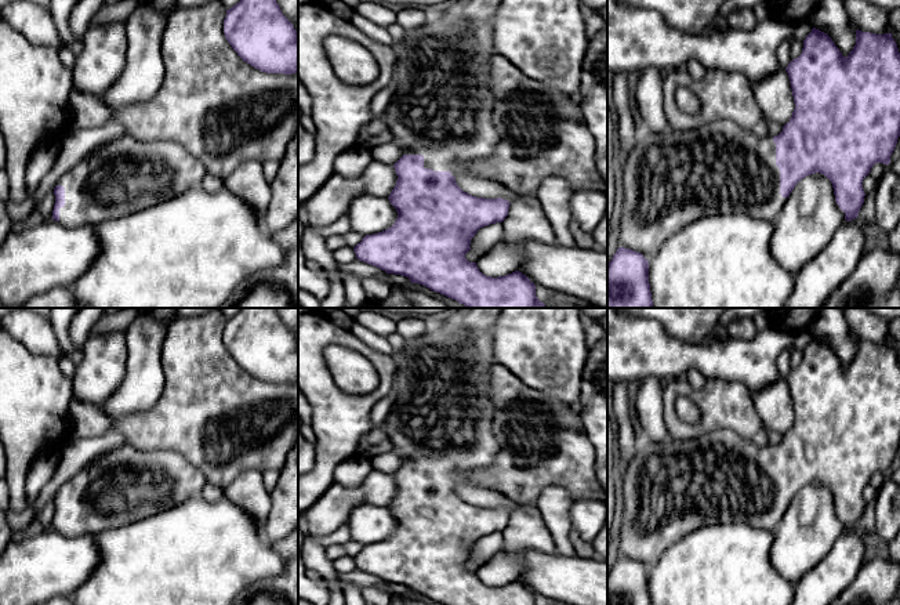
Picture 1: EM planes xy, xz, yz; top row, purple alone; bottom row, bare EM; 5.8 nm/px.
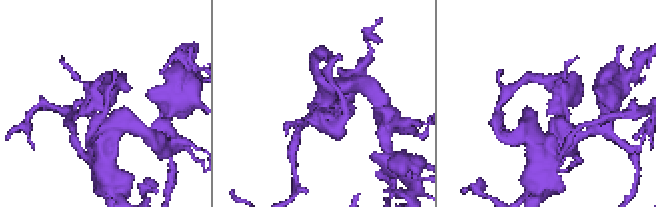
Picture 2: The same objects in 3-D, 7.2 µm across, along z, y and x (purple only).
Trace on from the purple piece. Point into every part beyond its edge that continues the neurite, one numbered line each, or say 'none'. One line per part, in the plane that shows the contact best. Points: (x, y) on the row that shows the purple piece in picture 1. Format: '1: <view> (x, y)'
1: yz (671, 178)

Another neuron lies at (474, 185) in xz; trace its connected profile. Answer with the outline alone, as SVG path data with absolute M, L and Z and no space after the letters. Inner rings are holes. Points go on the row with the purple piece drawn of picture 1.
M457 175L456 182L464 192L476 198L501 198L509 203L518 200L518 193L491 180L479 178L475 175Z

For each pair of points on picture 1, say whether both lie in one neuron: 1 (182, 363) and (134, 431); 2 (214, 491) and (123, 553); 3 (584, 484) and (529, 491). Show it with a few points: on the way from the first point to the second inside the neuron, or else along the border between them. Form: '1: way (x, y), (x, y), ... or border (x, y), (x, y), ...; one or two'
1: way (182, 383), (182, 391), (153, 420); one
2: border (200, 495), (207, 500), (224, 497); two
3: way (570, 478), (543, 478); one

